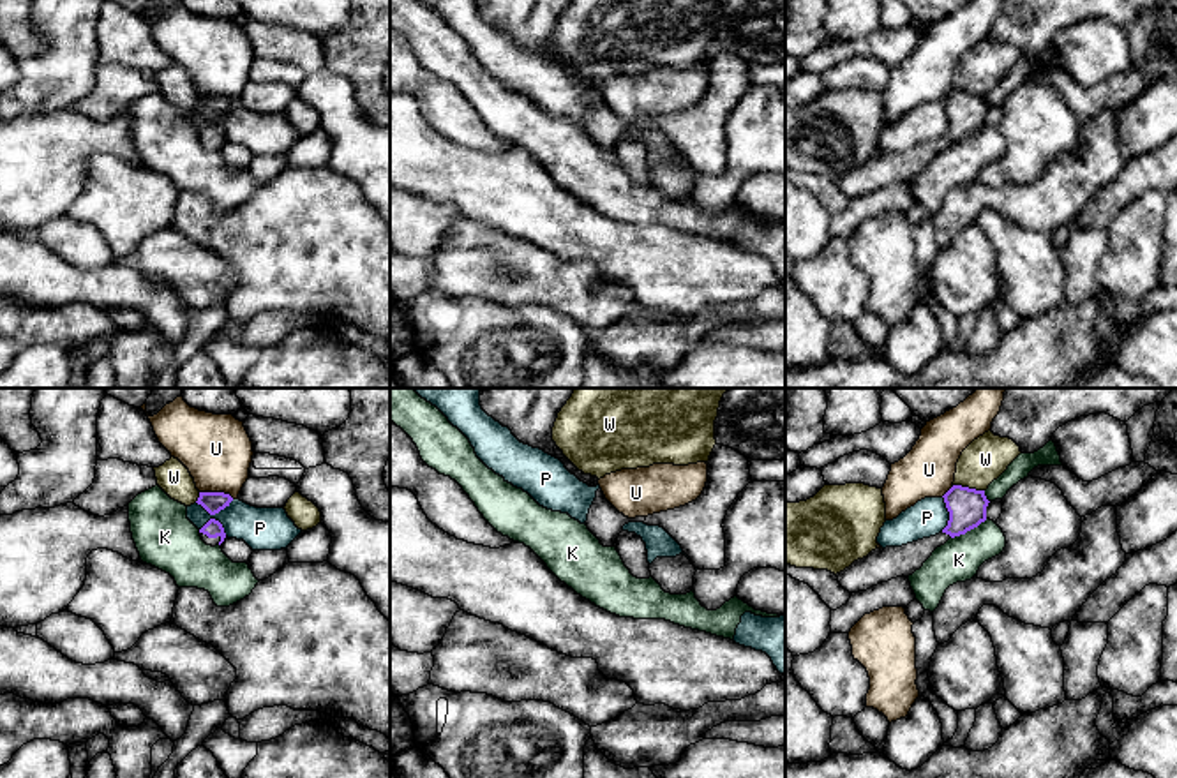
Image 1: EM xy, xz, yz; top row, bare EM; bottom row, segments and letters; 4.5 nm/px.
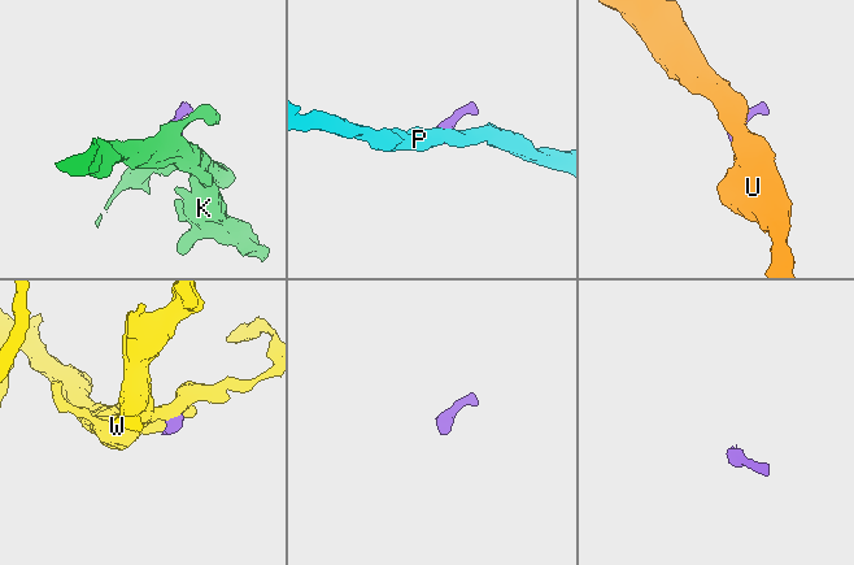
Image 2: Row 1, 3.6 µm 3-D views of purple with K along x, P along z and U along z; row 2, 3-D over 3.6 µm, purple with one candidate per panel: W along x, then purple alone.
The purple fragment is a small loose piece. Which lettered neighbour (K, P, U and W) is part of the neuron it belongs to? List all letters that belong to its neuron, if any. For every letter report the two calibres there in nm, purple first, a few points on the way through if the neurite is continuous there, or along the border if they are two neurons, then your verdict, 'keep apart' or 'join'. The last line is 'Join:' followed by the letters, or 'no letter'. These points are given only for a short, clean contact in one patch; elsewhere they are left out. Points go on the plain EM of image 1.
K: 180 nm thick on the purple side, 200 nm on the other; border along yz (987, 124), (952, 143); keep apart
P: 100 nm thick on the purple side, 190 nm on the other; border along xy (233, 104), (200, 134); keep apart
U: 100 nm thick on the purple side, 320 nm on the other; border along xy (200, 96), (223, 96), (233, 103); keep apart
W: 180 nm thick on the purple side, 200 nm on the other; keep apart
Join: no letter

